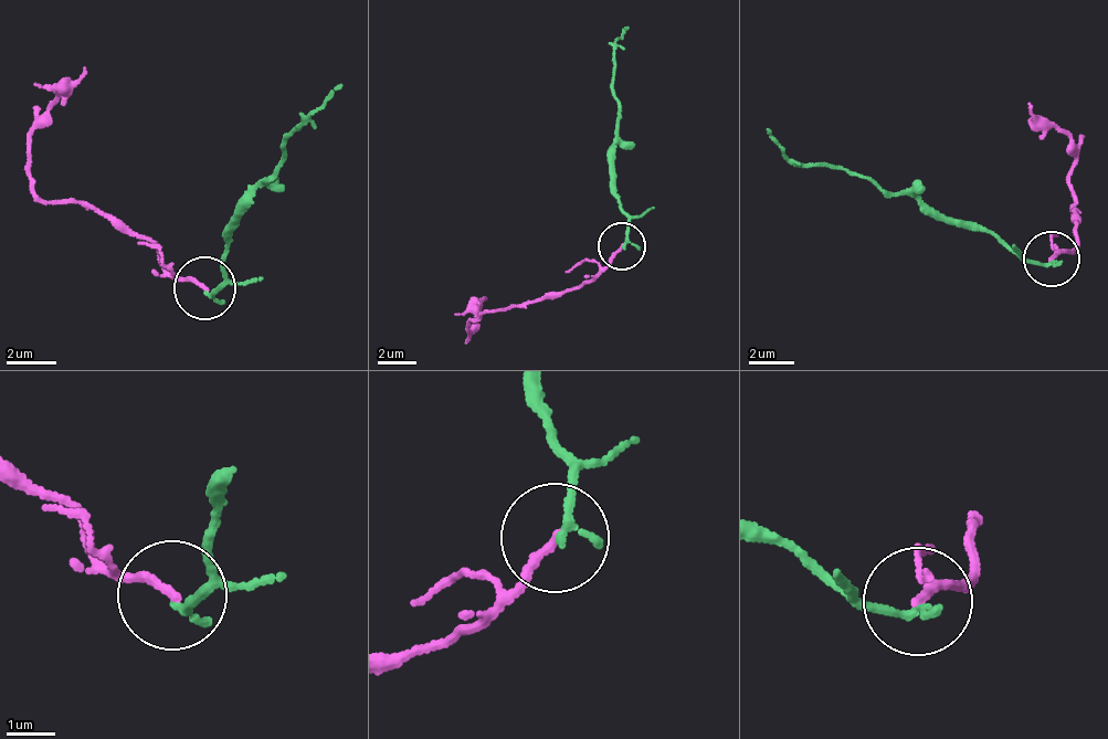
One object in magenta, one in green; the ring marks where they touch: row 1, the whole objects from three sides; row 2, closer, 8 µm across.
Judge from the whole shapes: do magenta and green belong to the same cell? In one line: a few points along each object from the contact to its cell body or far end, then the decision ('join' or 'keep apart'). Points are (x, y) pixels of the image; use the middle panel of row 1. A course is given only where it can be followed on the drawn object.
magenta via (622, 247), (591, 282), (535, 303), (491, 310), (476, 319), (472, 331), (474, 307), (482, 296) | green via (623, 246), (630, 218), (616, 194), (615, 41), (626, 28) | keep apart

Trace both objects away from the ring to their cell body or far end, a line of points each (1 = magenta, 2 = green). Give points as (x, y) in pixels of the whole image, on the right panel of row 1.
1: (1053, 257), (1077, 236), (1077, 213), (1074, 220), (1074, 146), (1043, 130), (1026, 102)
2: (1053, 262), (1022, 263), (983, 229), (935, 219), (846, 169), (788, 164), (767, 128)

